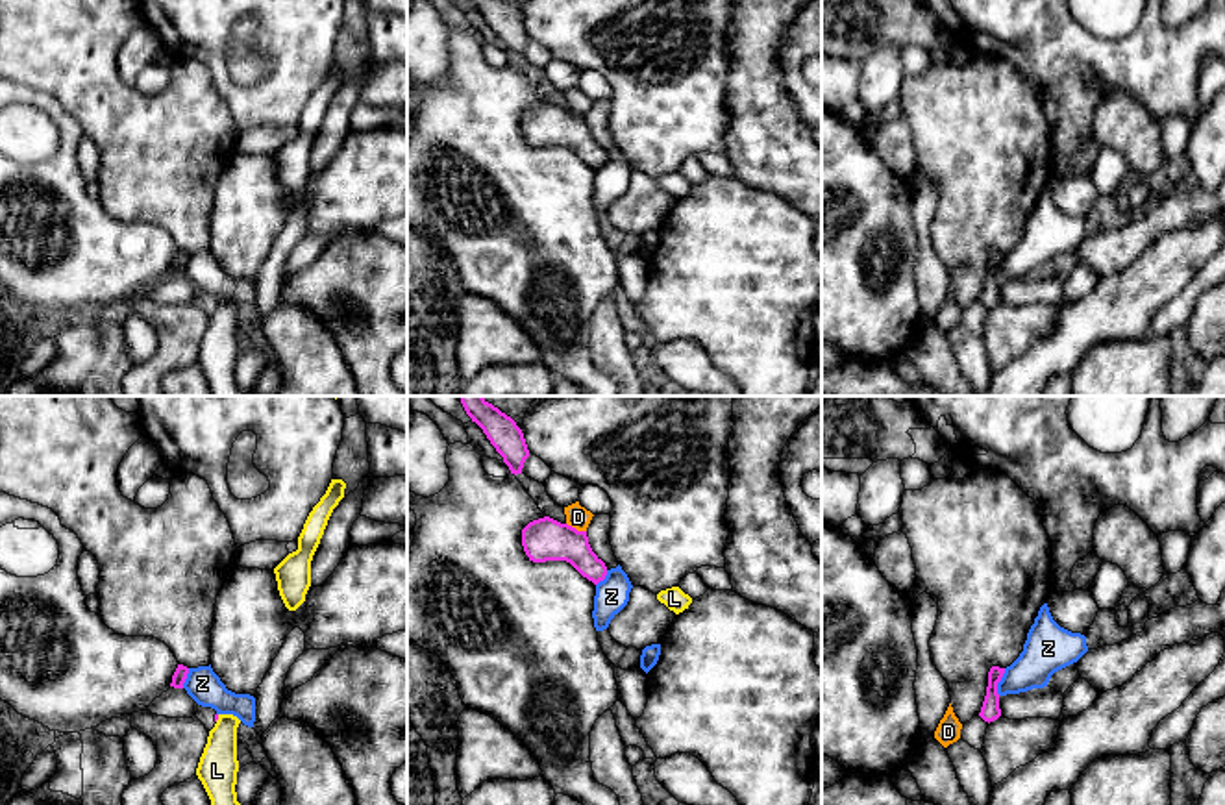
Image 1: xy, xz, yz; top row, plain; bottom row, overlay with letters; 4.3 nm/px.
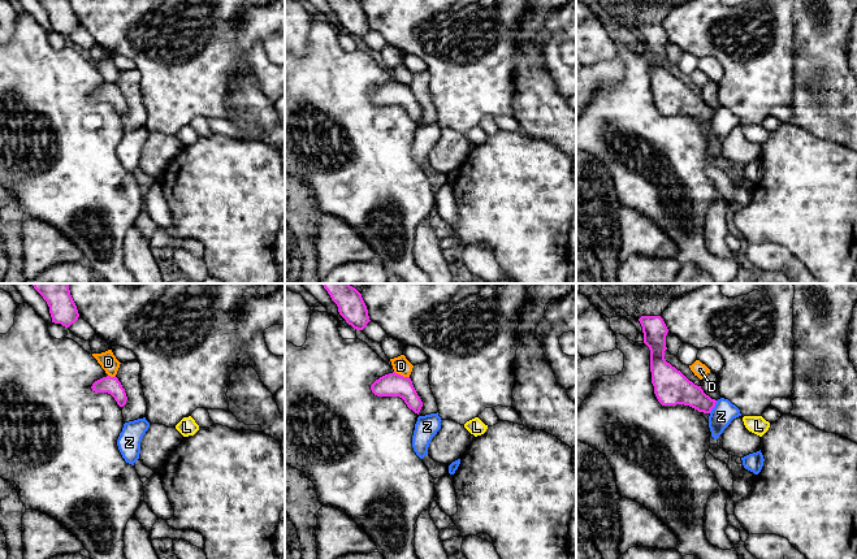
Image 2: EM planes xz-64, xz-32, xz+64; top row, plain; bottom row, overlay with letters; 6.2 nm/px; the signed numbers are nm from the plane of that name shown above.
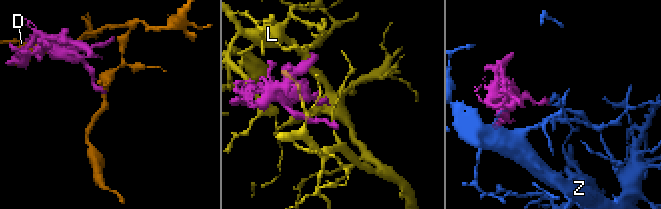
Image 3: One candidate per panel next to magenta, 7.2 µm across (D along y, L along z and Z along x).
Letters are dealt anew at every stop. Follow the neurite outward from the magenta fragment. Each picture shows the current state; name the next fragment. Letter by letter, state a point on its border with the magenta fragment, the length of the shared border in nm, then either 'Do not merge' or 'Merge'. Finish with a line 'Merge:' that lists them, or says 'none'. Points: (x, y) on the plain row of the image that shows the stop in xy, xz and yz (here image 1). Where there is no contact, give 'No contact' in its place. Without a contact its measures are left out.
D: Touches magenta at xz (574, 113). Shared border 100 nm. Do not merge
L: Touches magenta at xy (217, 304). Shared border 40 nm. Do not merge
Z: Touches magenta at yz (1000, 265). Shared border 120 nm. Do not merge
Merge: none

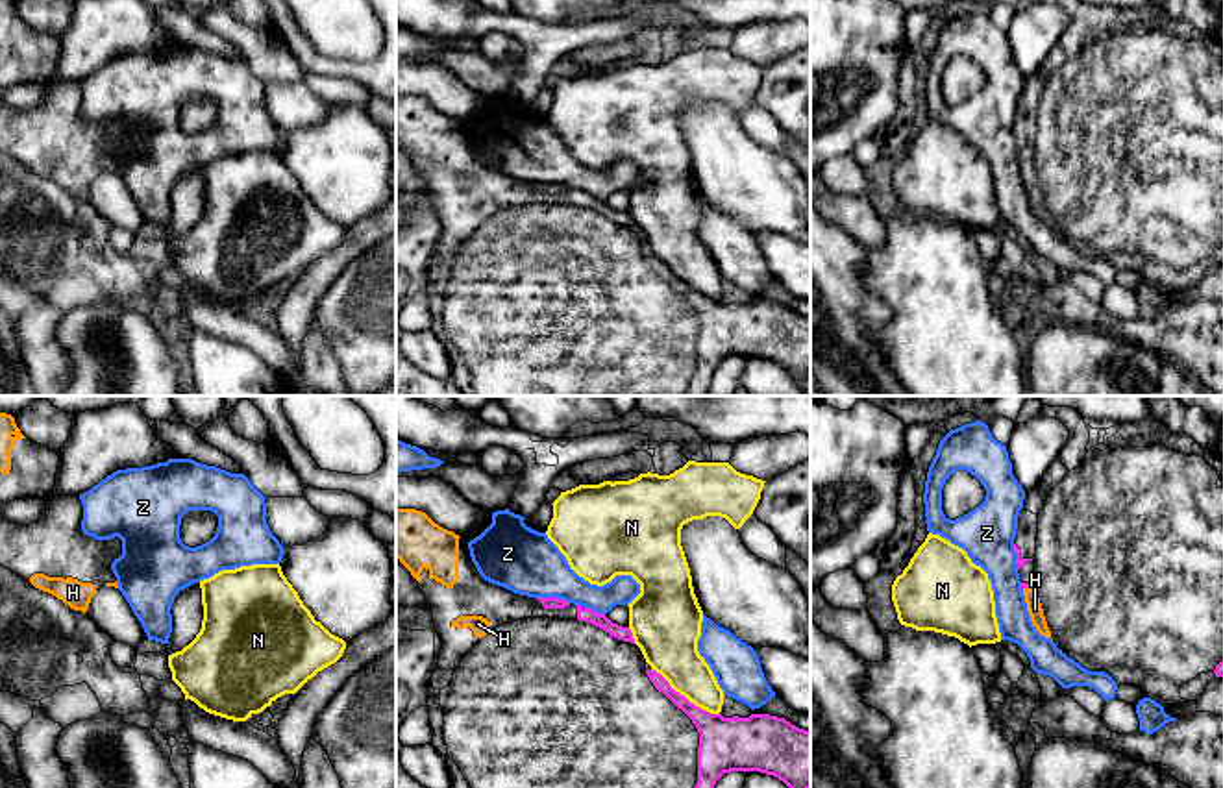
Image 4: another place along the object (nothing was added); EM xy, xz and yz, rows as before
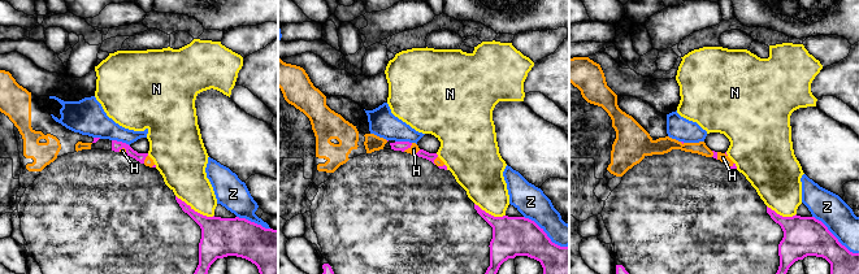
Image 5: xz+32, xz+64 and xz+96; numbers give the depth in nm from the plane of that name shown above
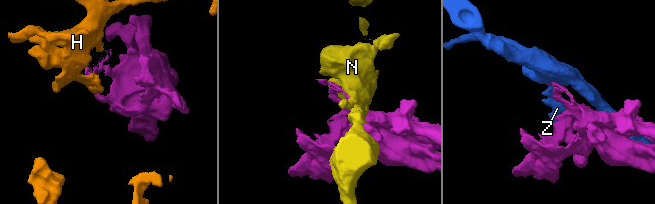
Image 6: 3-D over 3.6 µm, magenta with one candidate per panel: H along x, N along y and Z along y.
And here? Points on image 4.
H: Touches magenta at yz (1027, 172). Shared border 70 nm. Merge
N: Touches magenta at xz (683, 282). Shared border 360 nm. Do not merge
Z: Touches magenta at xz (554, 184). Shared border 150 nm. Do not merge
Merge: H

